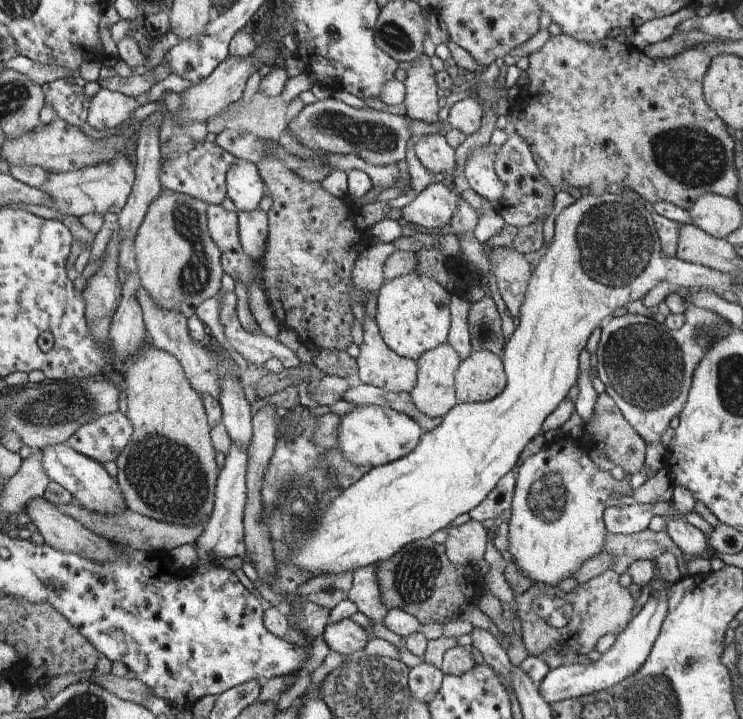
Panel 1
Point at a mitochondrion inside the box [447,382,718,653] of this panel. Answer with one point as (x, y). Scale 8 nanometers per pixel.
(548, 496)

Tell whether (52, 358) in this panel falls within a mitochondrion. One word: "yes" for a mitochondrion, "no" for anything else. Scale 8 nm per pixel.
no

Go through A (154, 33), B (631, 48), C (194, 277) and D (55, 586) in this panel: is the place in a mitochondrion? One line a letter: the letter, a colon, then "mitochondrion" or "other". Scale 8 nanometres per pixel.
A: other
B: other
C: mitochondrion
D: mitochondrion

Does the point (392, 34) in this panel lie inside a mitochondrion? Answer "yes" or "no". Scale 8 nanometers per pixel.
yes

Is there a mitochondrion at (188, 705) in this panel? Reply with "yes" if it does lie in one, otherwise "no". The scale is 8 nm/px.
no

